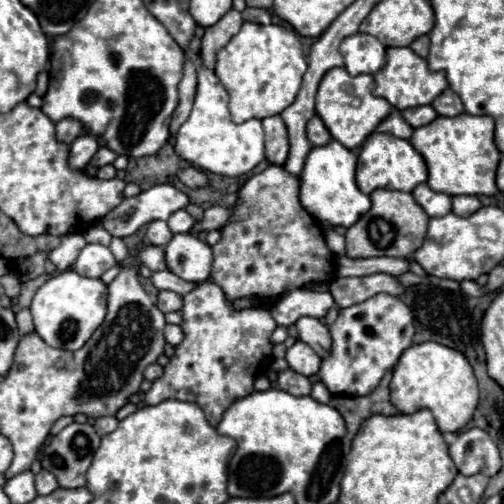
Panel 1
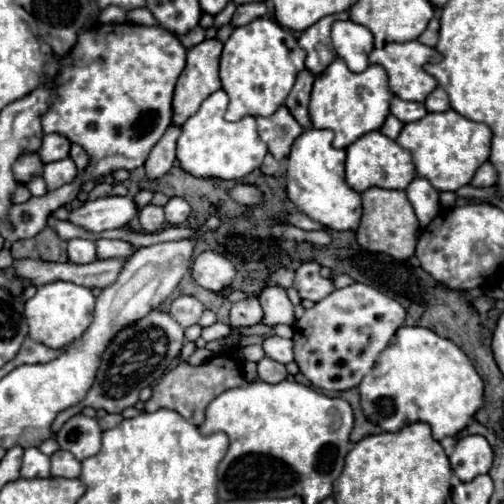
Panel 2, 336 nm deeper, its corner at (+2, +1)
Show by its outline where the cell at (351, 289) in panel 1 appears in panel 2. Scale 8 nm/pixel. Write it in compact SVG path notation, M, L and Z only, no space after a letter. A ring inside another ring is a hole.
M312 261L302 263L296 269L294 287L298 289L302 299L312 299L312 301L320 301L320 299L328 297L332 291L336 291L332 279L324 279L318 271L312 269Z

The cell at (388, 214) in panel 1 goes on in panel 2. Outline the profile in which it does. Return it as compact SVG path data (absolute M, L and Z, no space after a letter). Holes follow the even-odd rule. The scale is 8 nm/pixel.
M370 187L362 193L362 221L356 229L356 241L362 249L372 253L386 253L394 259L408 259L414 255L420 223L404 191L390 191L380 187Z

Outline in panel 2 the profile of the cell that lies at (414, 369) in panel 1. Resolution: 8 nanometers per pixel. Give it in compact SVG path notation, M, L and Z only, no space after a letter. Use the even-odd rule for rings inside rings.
M402 325L392 337L390 345L380 353L374 371L362 379L358 389L364 415L368 417L368 421L380 425L384 431L398 431L408 423L424 421L432 427L432 437L436 441L442 441L444 437L454 437L456 433L460 433L474 417L474 413L482 407L484 383L472 367L470 359L450 339L444 339L424 327Z

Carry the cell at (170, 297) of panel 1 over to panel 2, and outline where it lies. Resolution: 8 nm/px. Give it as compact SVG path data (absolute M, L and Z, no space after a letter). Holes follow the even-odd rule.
M188 295L176 297L176 299L172 301L172 307L170 307L170 315L172 315L184 329L190 327L190 325L194 325L194 323L198 323L202 311L204 311L202 303L200 303L196 297L188 297Z

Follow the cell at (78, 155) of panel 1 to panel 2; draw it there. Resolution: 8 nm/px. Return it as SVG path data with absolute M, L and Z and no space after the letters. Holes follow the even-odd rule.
M70 157L48 163L44 167L44 173L42 173L42 177L48 185L48 191L54 191L54 189L58 189L66 183L72 183L72 179L76 179L76 175L78 175L78 169L76 169L76 165L72 163Z

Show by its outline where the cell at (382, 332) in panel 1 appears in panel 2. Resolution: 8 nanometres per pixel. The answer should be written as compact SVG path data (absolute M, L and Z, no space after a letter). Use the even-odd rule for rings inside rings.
M354 283L344 289L336 289L326 299L318 301L312 309L306 309L304 315L298 319L294 327L294 361L298 363L300 373L308 377L308 381L318 389L346 391L358 387L364 375L368 375L368 371L376 367L376 359L380 357L380 351L388 347L396 329L404 325L404 319L406 319L404 307L370 285Z

